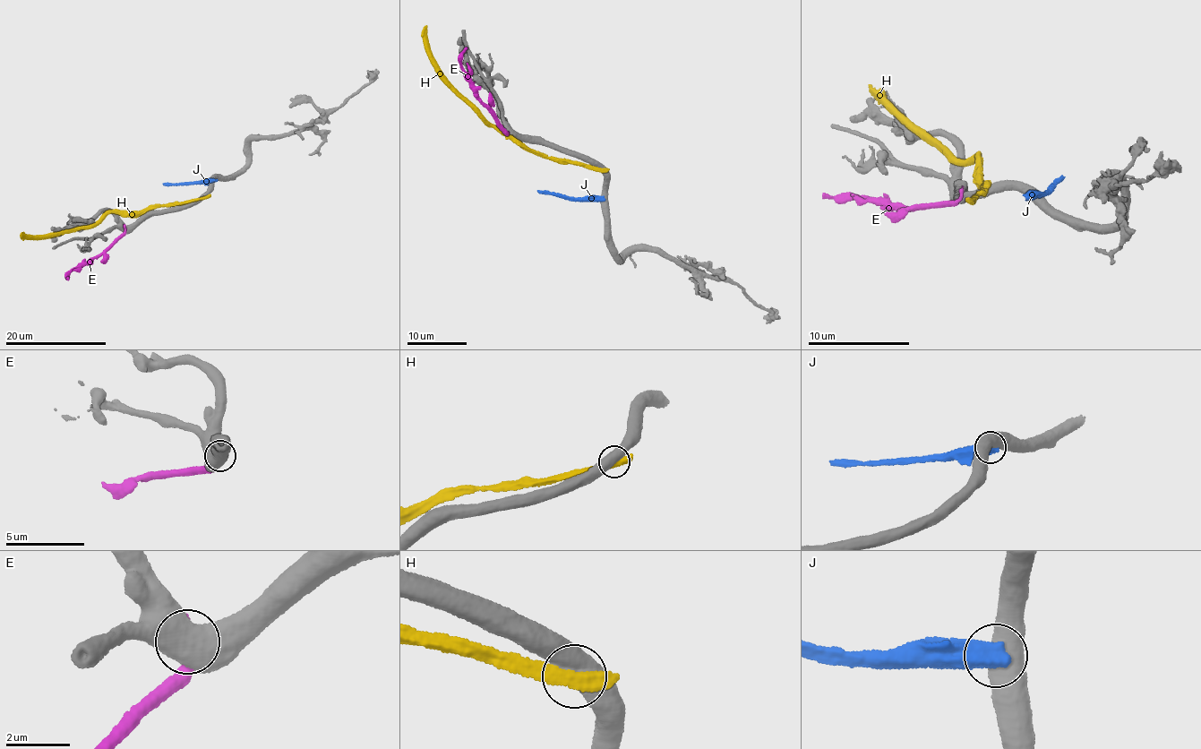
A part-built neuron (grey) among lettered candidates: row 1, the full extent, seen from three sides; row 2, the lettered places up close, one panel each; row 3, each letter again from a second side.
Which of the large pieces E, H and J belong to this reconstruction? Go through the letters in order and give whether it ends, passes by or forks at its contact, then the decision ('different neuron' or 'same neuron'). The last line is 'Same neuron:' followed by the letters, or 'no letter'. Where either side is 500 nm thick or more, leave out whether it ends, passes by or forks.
E: same neuron
H: different neuron
J: different neuron
Same neuron: E

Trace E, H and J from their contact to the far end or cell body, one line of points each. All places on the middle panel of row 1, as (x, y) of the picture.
E: (507, 133), (493, 111), (477, 96), (477, 88), (461, 67), (461, 52), (467, 47)
H: (600, 168), (541, 156), (501, 133), (442, 73), (431, 54), (427, 26)
J: (602, 198), (573, 198), (537, 190)

